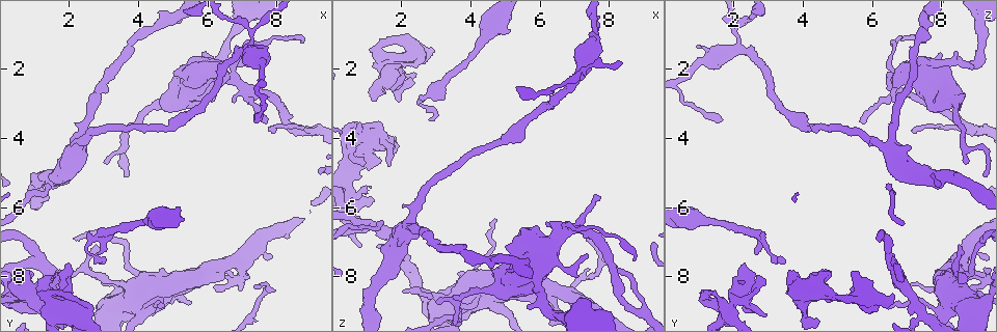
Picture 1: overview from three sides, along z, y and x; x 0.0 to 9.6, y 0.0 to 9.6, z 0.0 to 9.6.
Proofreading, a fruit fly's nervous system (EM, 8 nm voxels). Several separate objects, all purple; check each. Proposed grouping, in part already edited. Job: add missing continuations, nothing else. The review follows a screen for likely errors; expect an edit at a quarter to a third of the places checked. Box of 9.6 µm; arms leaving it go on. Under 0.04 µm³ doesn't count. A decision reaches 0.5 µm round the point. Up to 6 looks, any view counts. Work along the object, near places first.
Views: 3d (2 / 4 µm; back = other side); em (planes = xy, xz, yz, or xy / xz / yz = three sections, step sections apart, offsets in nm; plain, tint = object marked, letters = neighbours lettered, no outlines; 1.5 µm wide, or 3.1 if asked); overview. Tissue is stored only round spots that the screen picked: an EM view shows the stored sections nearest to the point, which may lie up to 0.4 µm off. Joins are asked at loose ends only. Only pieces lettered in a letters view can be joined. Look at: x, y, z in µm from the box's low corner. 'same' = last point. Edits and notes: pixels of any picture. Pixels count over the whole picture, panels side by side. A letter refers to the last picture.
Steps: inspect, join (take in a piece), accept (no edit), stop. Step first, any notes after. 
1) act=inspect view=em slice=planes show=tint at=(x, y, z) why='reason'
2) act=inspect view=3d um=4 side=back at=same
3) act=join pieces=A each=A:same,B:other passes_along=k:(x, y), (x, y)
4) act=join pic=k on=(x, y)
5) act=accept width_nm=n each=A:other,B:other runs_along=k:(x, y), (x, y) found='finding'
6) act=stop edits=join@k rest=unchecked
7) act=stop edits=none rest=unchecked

act=inspect view=em slice=yz step=4 show=letters at=(6.20, 2.60, 6.45) why='branch stops here'

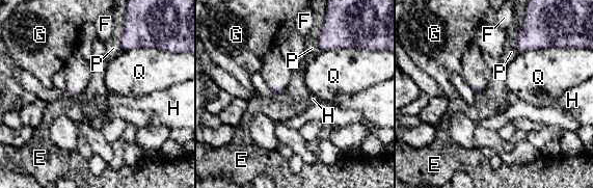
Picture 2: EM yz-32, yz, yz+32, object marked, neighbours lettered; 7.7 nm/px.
act=accept each=E:other,F:other,G:other,H:other,P:other,Q:other border=2:(276, 97), (281, 98) found='none of them fits'

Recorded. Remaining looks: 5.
act=inspect view=em slice=xz step=4 show=letters at=(2.80, 7.55, 3.50) why='an open end'

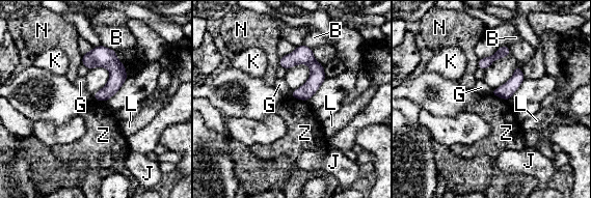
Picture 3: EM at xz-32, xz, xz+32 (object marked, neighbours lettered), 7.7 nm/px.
act=accept width_nm=100 each=B:other,G:other,J:other,K:other,L:other,N:other,Z:other runs_along=3:(304, 48), (315, 66), (305, 97) found='none of them fits'

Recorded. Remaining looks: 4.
act=inspect view=em slice=planes show=letters at=(1.55, 7.90, 4.75) why='thin end'

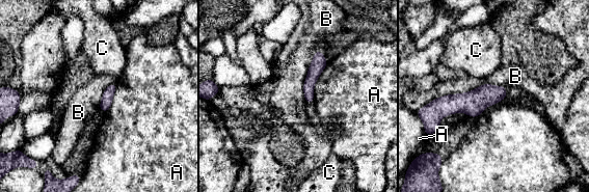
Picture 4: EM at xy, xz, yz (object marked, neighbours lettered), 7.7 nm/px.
act=accept each=A:other,B:other,C:other runs_along=4:(503, 89), (473, 103), (437, 105) found='none of them fits'

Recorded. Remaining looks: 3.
act=stop edits=none rest=unchecked

